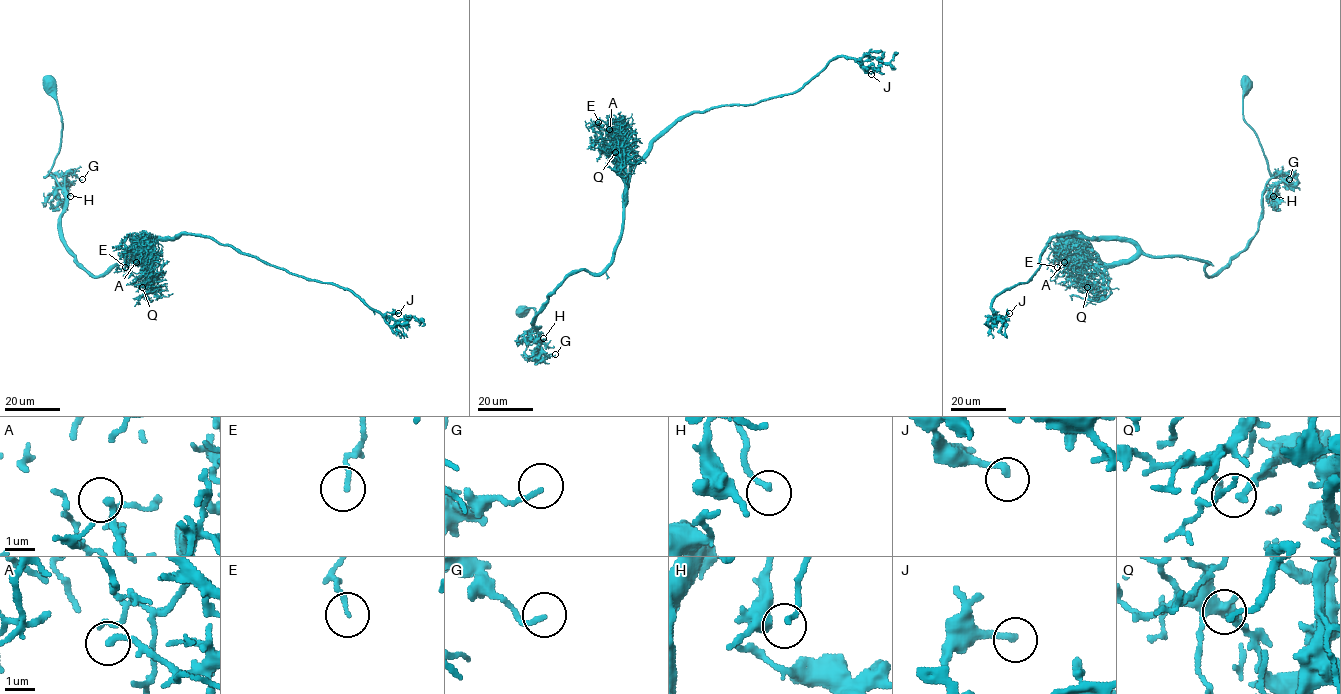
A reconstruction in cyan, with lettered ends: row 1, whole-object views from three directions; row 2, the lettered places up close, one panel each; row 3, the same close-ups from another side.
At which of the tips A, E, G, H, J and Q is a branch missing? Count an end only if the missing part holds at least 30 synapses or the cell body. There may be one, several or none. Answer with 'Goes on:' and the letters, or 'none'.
Goes on: A, E

